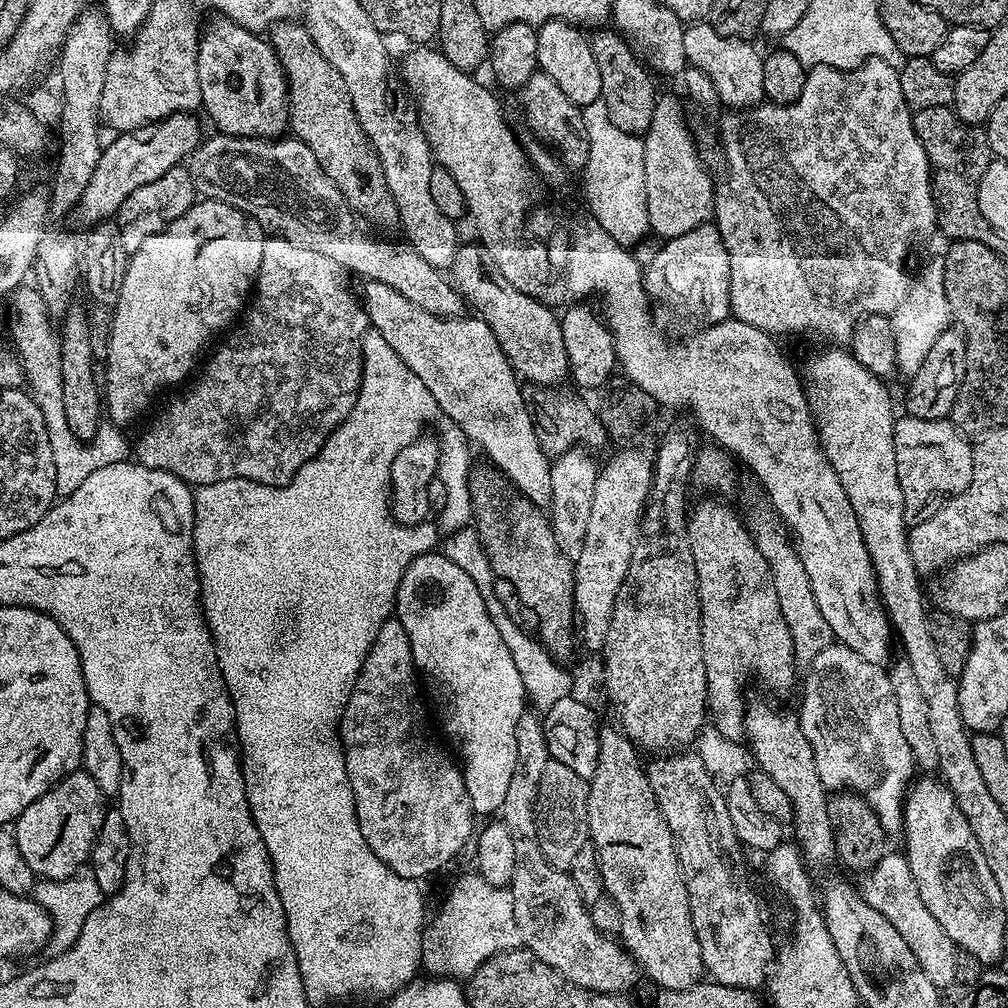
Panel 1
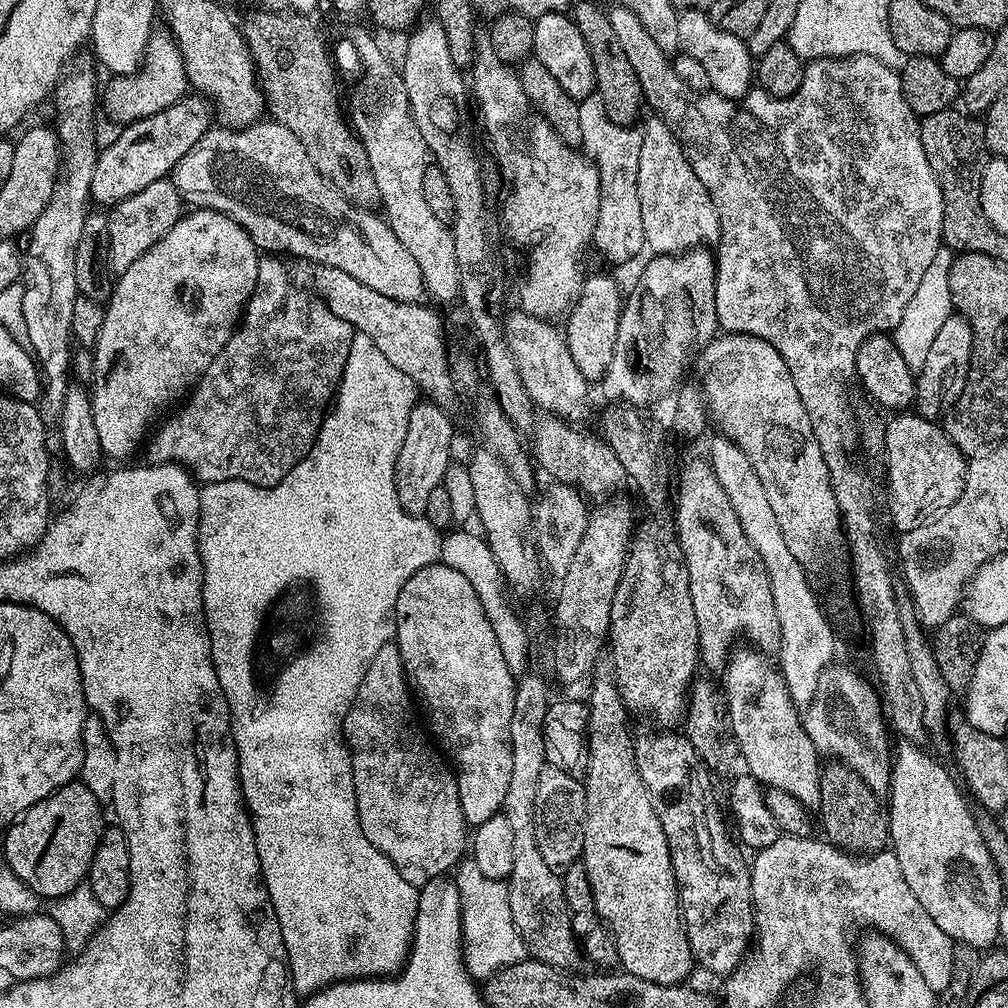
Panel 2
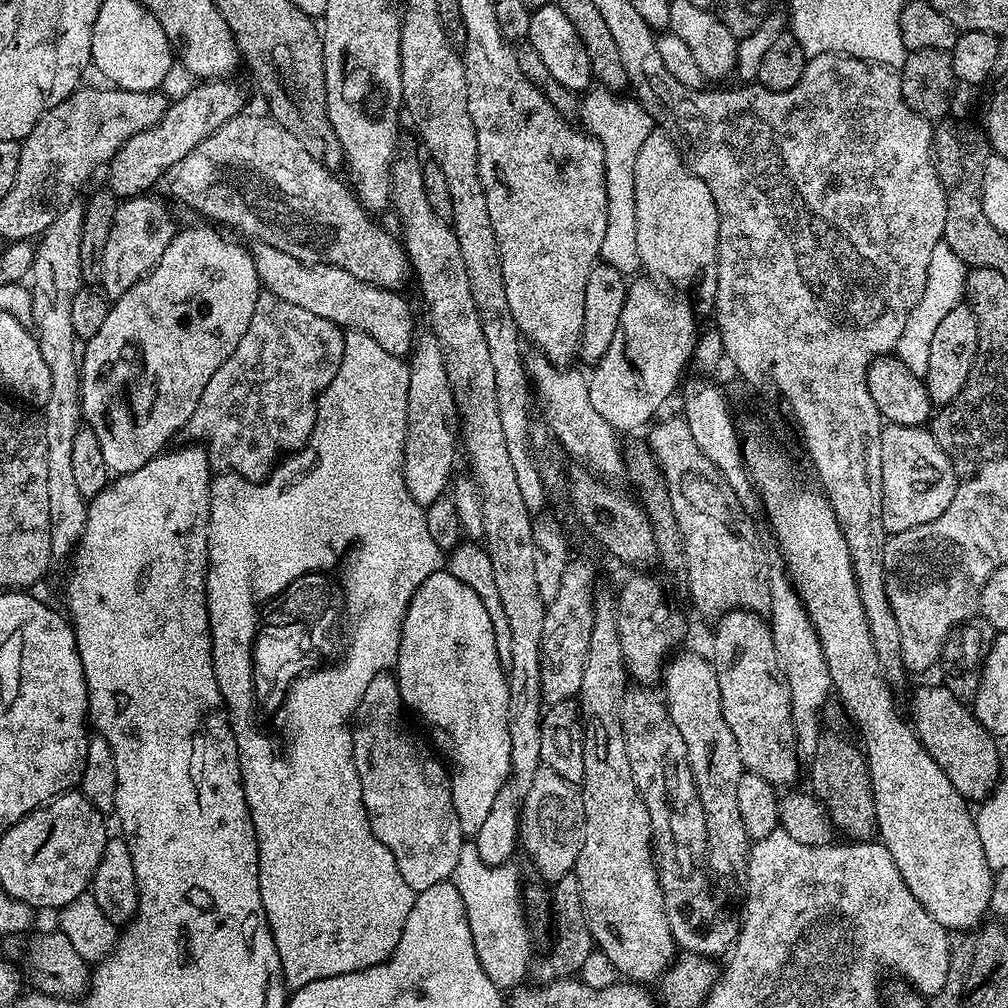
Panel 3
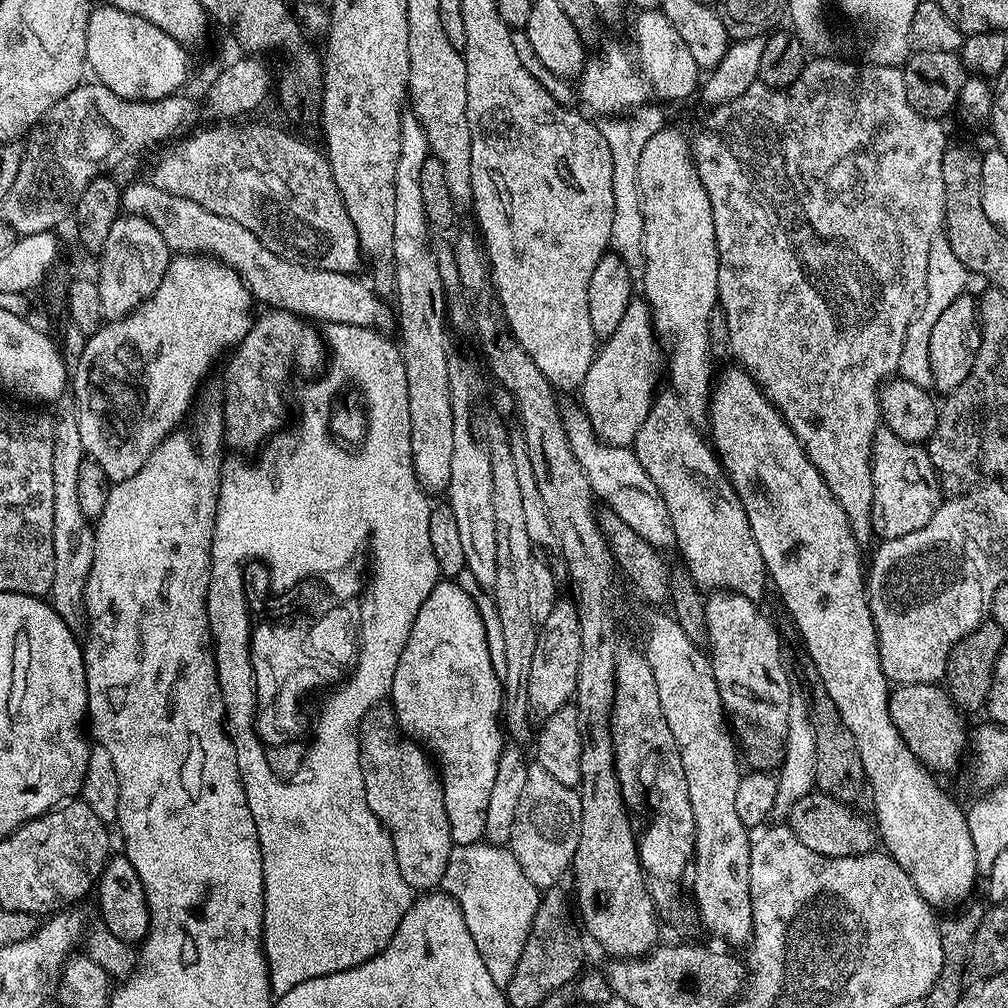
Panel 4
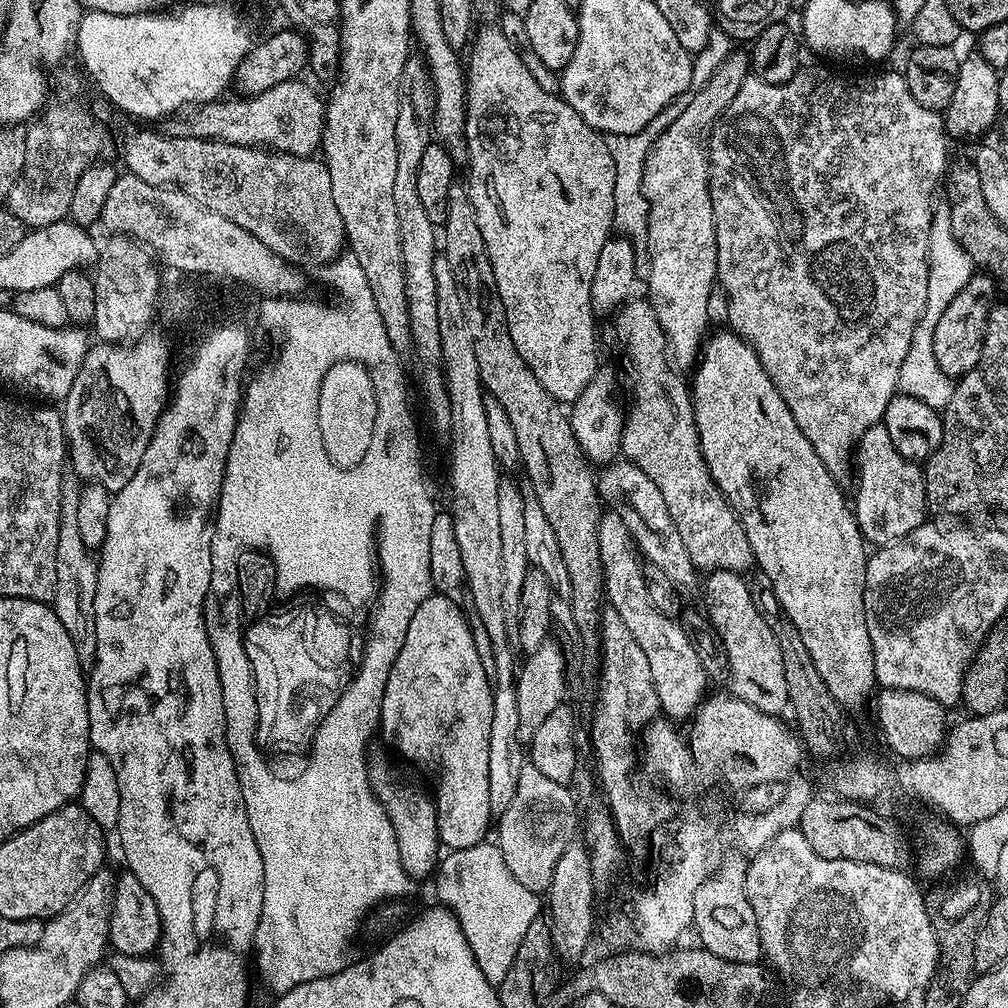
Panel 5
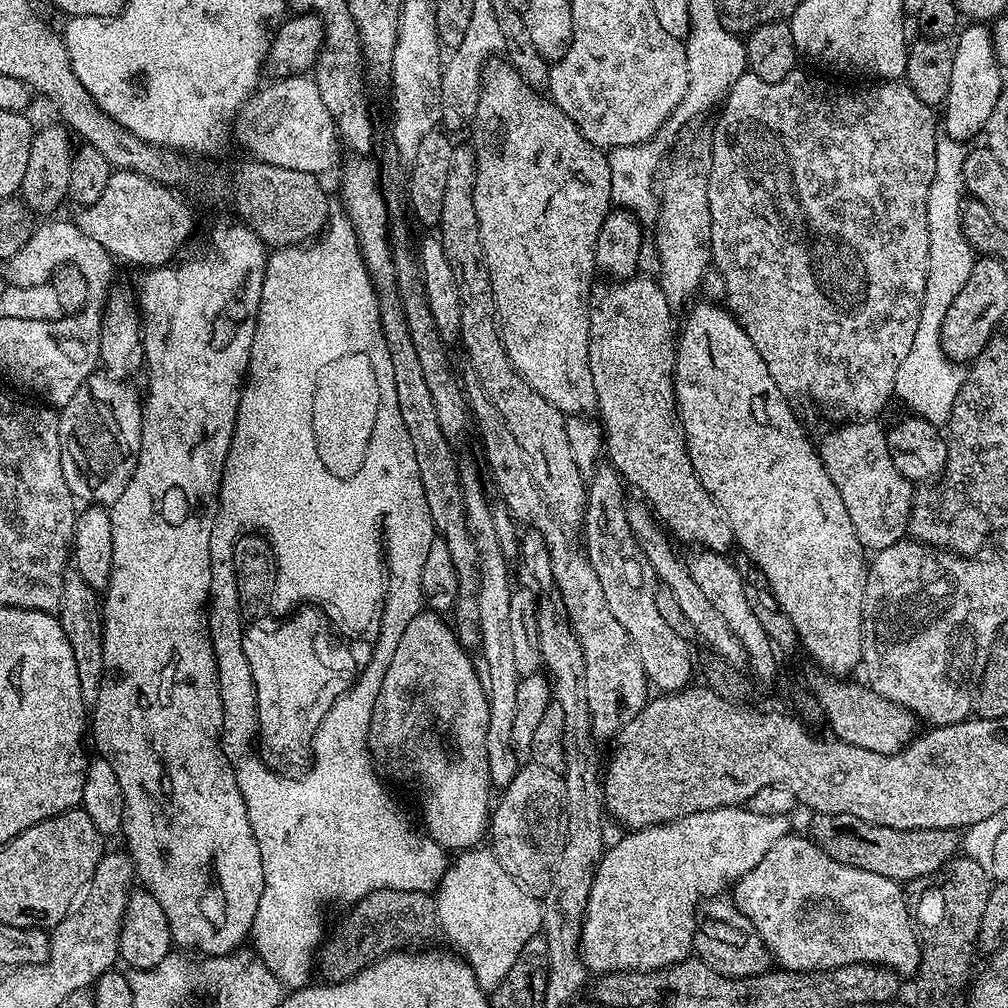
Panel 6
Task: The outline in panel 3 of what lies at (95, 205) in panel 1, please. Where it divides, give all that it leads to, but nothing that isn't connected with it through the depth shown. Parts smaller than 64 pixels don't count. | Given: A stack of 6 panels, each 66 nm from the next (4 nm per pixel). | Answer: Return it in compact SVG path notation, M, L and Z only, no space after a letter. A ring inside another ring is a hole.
M228 78L196 82L185 96L173 99L157 124L150 126L150 130L134 134L134 138L130 138L117 150L114 158L108 161L107 191L118 198L145 195L155 184L159 185L163 181L174 162L182 162L182 158L186 158L186 154L190 154L198 142L210 138L210 134L226 126L230 118L241 115L245 111L244 88L240 84L231 84L232 82Z

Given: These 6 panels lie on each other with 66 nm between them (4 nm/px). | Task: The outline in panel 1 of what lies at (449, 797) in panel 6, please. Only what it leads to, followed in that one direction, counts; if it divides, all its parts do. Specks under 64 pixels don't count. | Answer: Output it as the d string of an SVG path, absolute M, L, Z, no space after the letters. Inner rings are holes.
M443 551L427 552L414 558L412 565L402 574L402 582L396 591L394 616L406 630L406 638L410 638L416 671L426 688L428 683L432 691L440 724L452 739L453 746L460 751L458 760L462 765L464 785L470 794L473 813L477 817L499 813L502 802L506 802L506 790L510 787L510 777L514 775L514 766L518 762L516 727L518 718L522 718L526 711L526 697L518 666L514 666L514 658L510 658L510 650L506 650L506 642L502 642L502 634L498 634L498 626L494 626L486 610L486 602L482 602L478 586L474 586L470 574L454 566Z

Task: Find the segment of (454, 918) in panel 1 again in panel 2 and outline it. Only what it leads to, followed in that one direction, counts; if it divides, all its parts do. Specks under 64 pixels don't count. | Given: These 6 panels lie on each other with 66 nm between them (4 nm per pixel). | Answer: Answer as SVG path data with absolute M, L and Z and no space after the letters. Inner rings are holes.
M465 859L455 869L454 879L462 902L462 934L464 935L464 964L477 982L487 982L504 968L525 959L526 945L510 910L508 885L503 880L486 878L471 860Z

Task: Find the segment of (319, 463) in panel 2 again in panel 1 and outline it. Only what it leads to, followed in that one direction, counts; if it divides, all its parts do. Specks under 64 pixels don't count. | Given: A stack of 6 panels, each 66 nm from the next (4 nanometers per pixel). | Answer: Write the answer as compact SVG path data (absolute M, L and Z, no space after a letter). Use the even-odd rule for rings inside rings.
M375 330L369 331L365 335L363 341L364 346L364 376L360 380L360 393L356 395L356 405L352 413L328 435L327 442L320 447L320 453L314 458L310 458L298 470L298 474L294 474L294 478L288 484L283 484L280 488L274 486L264 486L253 480L223 480L222 482L210 482L209 484L201 484L194 492L194 522L192 523L192 553L196 556L196 572L200 576L200 603L204 609L204 619L208 622L208 628L212 632L212 641L216 647L216 661L222 670L222 678L226 682L228 692L232 696L232 709L236 712L236 739L238 741L238 751L240 753L240 769L244 771L244 789L246 790L246 798L248 805L252 811L254 822L258 826L258 834L262 834L262 842L268 851L268 857L272 863L272 873L274 874L274 884L278 890L278 898L282 898L282 910L286 914L286 926L288 927L288 937L294 946L294 954L298 958L298 968L302 974L302 982L304 983L304 992L312 998L316 996L320 1000L340 1000L343 996L384 996L383 998L391 998L396 995L400 989L407 984L413 983L417 979L418 973L421 971L422 965L420 962L420 955L422 954L422 942L424 941L424 929L426 927L426 919L424 920L424 896L420 893L420 884L417 881L394 874L394 870L390 870L390 866L386 866L386 862L382 862L378 858L378 854L374 854L374 850L370 850L370 846L366 846L366 838L362 838L362 830L358 826L358 818L356 817L356 807L354 806L354 794L352 787L348 781L346 774L346 762L344 761L344 745L340 743L338 735L340 730L340 719L344 713L346 702L352 693L352 687L356 681L356 675L360 672L362 662L366 658L366 654L370 650L370 646L374 642L374 638L378 634L378 630L384 625L384 621L393 615L394 605L396 603L396 591L402 582L402 574L408 567L412 565L412 560L418 558L422 554L433 551L438 544L438 529L437 525L432 522L425 522L423 524L399 524L392 515L390 515L390 485L388 479L390 478L390 466L394 462L394 458L398 458L398 450L402 450L400 444L410 446L412 440L421 439L424 424L431 422L435 416L441 415L440 407L436 404L436 399L428 387L422 382L422 378L418 378L414 374L414 370L410 370L410 366L406 366L402 362L402 358L398 358L398 354L394 354L394 350L386 338L382 338L382 334Z

